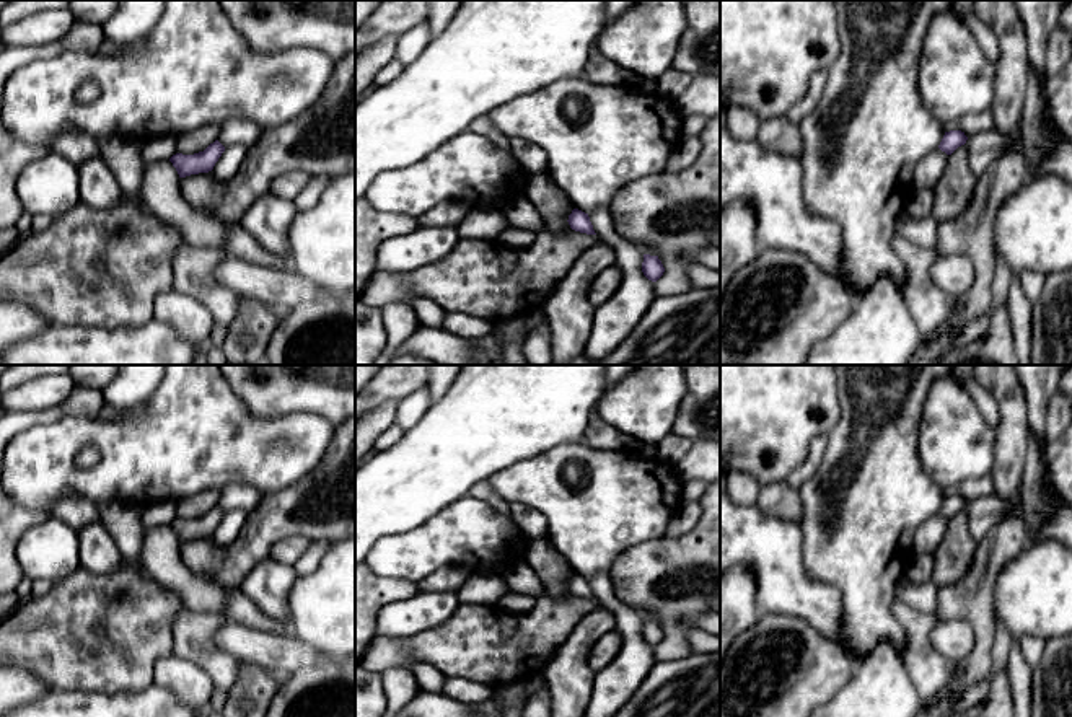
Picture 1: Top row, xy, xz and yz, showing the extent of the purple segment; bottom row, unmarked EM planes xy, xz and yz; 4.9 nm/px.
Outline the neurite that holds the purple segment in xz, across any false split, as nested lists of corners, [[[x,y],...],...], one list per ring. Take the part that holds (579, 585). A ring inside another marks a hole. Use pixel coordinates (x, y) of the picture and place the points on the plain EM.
[[[578,574],[572,575],[567,587],[569,587],[570,593],[575,596],[587,598],[587,600],[596,600],[588,578],[585,578]]]

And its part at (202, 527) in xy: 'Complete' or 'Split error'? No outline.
Complete

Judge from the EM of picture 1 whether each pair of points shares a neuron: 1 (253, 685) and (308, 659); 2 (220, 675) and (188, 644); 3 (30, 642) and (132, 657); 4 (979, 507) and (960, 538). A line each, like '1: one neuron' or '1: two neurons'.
1: two neurons
2: one neuron
3: one neuron
4: two neurons

